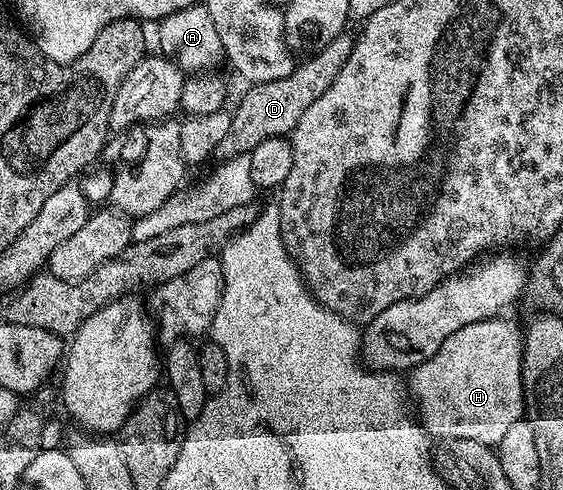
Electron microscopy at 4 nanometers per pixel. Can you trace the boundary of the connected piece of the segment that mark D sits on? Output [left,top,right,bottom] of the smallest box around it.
[217,34,355,158]

